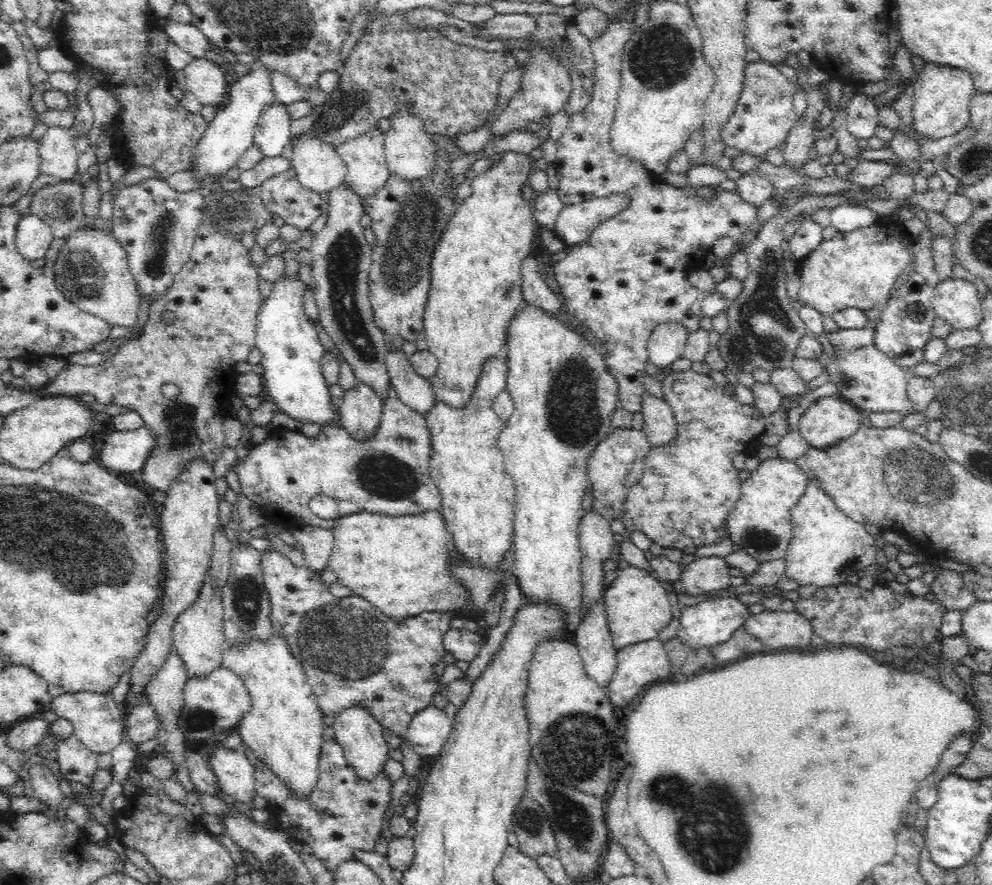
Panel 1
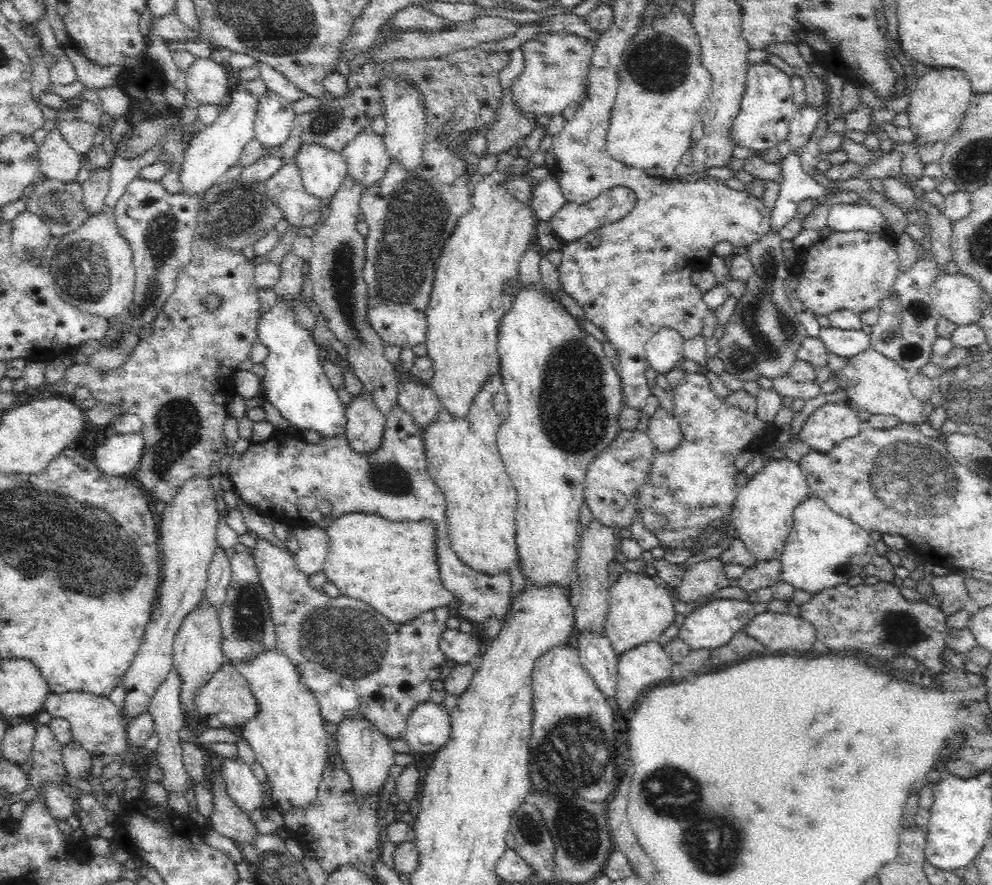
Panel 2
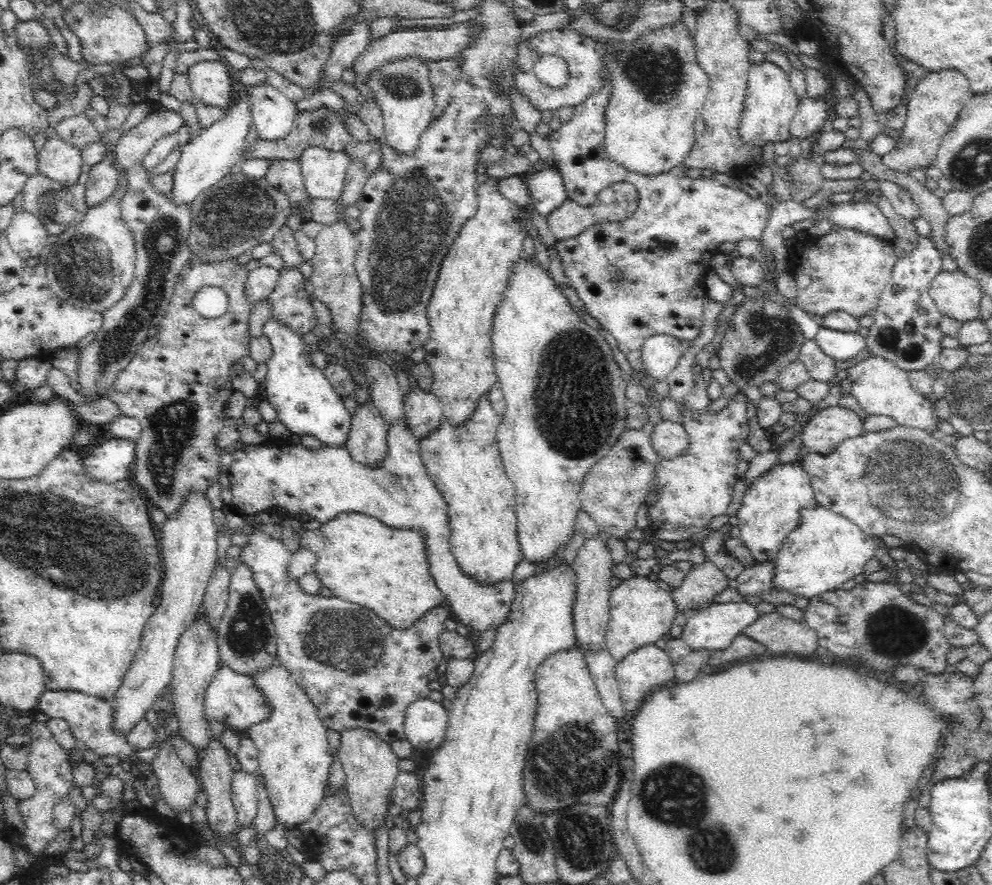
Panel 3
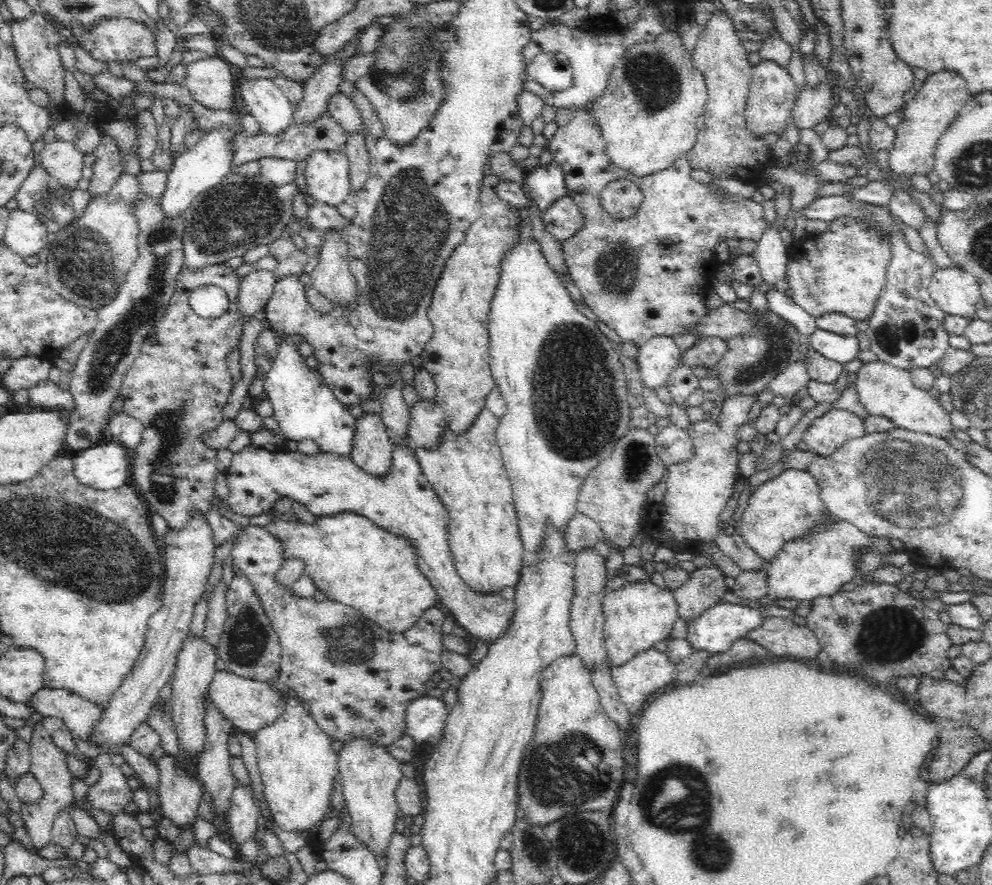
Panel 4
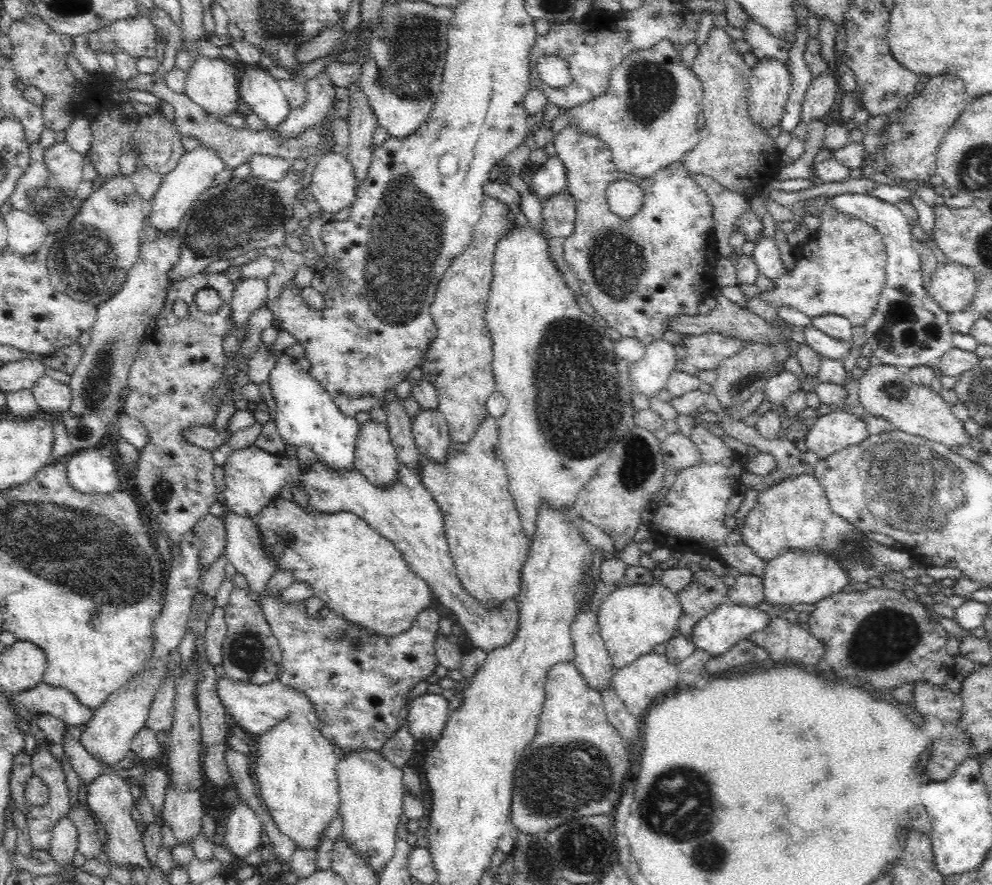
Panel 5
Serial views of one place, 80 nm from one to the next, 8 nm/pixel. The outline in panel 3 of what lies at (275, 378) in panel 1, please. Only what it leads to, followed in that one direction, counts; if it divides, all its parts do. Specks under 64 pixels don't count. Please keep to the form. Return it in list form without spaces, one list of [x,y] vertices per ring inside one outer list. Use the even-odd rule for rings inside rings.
[[[271,315],[263,324],[260,334],[268,339],[273,350],[270,358],[265,362],[267,364],[267,373],[263,383],[263,398],[268,400],[275,408],[280,423],[283,423],[290,433],[297,434],[300,437],[312,435],[320,439],[322,444],[344,445],[347,433],[350,432],[351,414],[344,407],[343,398],[334,390],[328,377],[324,375],[320,368],[314,366],[312,352],[310,352],[308,344],[302,341],[302,333],[294,331],[282,319]]]

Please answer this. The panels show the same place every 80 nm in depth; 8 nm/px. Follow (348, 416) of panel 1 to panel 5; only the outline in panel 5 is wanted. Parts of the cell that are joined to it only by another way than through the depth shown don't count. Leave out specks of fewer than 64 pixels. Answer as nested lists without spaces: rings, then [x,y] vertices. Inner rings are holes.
[[[370,419],[366,424],[360,426],[360,432],[357,434],[355,449],[355,459],[353,466],[366,475],[374,485],[387,485],[397,475],[398,459],[395,448],[391,443],[388,428],[382,422],[372,422]]]

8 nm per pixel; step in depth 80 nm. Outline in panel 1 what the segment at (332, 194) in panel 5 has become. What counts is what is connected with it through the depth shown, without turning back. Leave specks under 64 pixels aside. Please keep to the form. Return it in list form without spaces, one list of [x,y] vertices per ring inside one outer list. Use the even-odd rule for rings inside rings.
[[[298,133],[294,137],[292,147],[291,168],[296,172],[299,184],[323,196],[326,196],[343,184],[347,174],[347,167],[337,154],[337,148],[334,145],[319,140],[316,135]]]

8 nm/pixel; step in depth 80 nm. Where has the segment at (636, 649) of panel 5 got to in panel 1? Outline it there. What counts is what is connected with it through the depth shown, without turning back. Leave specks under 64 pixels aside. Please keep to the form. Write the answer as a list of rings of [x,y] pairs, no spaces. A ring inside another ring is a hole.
[[[632,565],[616,569],[608,579],[604,595],[607,624],[616,651],[638,642],[657,639],[659,632],[673,618],[668,593],[658,578],[646,569]]]

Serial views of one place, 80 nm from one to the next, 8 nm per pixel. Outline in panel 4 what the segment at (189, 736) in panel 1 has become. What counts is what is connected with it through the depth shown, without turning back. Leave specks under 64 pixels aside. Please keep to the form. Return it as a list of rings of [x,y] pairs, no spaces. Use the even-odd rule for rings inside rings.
[[[226,669],[218,670],[214,674],[207,694],[208,701],[214,705],[214,709],[220,711],[232,726],[240,728],[244,733],[254,732],[276,720],[284,706],[278,693],[274,689],[270,689],[270,684],[238,676]]]

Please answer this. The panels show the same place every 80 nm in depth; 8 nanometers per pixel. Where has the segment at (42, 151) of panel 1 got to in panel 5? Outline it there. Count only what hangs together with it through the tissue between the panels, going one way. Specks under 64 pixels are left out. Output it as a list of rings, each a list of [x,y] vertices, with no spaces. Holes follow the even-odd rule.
[[[55,142],[44,152],[44,163],[58,187],[67,196],[75,196],[83,181],[83,155],[74,152],[68,142]]]

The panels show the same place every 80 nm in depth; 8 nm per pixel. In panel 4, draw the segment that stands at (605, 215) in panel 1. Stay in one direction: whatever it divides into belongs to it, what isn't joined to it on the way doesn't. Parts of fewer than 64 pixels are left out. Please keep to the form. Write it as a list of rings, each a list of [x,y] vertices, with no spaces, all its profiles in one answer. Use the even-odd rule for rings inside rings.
[[[627,179],[610,182],[599,197],[599,208],[615,222],[631,219],[642,204],[642,193]],[[568,196],[542,212],[546,232],[560,242],[578,233],[584,227],[585,221],[585,214],[579,210],[576,201]]]

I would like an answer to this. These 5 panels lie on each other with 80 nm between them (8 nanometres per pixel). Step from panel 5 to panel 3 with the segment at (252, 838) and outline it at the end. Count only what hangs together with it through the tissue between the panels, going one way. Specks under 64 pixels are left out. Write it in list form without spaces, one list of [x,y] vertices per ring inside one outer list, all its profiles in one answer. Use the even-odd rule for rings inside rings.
[[[242,768],[234,770],[231,776],[231,799],[236,808],[238,821],[242,828],[250,831],[250,826],[257,817],[258,810],[258,784],[259,780],[255,775],[249,774]]]

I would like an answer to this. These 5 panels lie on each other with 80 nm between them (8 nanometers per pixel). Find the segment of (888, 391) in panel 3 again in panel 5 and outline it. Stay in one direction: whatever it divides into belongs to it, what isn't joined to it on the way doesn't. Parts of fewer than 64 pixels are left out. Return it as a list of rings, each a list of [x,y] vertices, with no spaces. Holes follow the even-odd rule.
[[[884,363],[880,366],[870,365],[856,382],[858,400],[863,408],[871,415],[888,420],[894,430],[944,443],[956,452],[959,447],[971,446],[973,437],[966,431],[964,422],[953,415],[952,406],[930,387],[914,384],[905,369]]]

